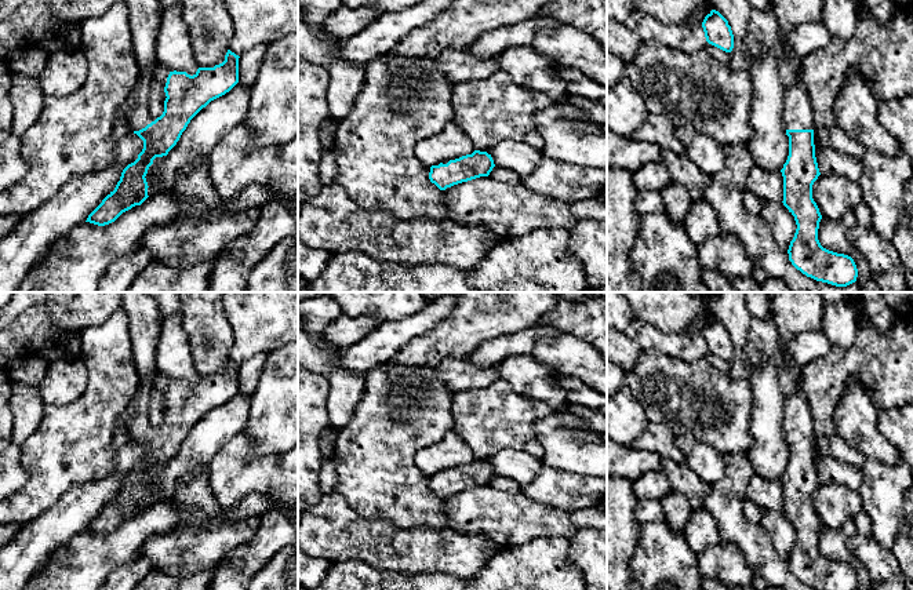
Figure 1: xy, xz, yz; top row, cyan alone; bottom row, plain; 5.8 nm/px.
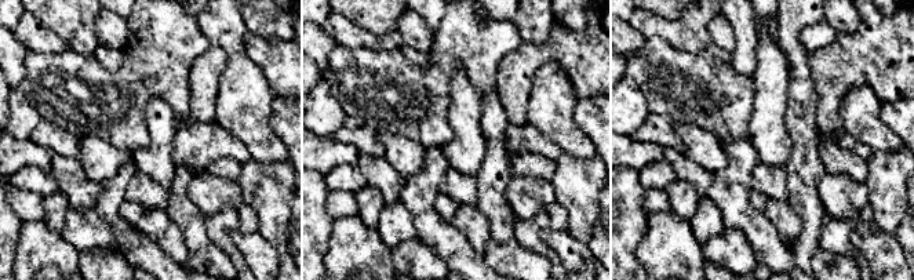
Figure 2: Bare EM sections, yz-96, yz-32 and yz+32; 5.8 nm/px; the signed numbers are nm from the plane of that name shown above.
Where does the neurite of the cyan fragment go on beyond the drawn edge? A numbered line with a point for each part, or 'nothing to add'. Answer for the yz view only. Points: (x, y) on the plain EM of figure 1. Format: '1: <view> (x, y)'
1: yz (797, 415)

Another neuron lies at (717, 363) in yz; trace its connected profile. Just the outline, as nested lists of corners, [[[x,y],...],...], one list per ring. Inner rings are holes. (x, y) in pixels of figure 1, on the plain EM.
[[[706,352],[705,358],[713,368],[716,368],[717,371],[720,371],[724,375],[728,375],[730,368],[731,368],[730,361],[725,361],[709,352]]]

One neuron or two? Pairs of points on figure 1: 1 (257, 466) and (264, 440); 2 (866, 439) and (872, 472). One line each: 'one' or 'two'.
1: two
2: two

